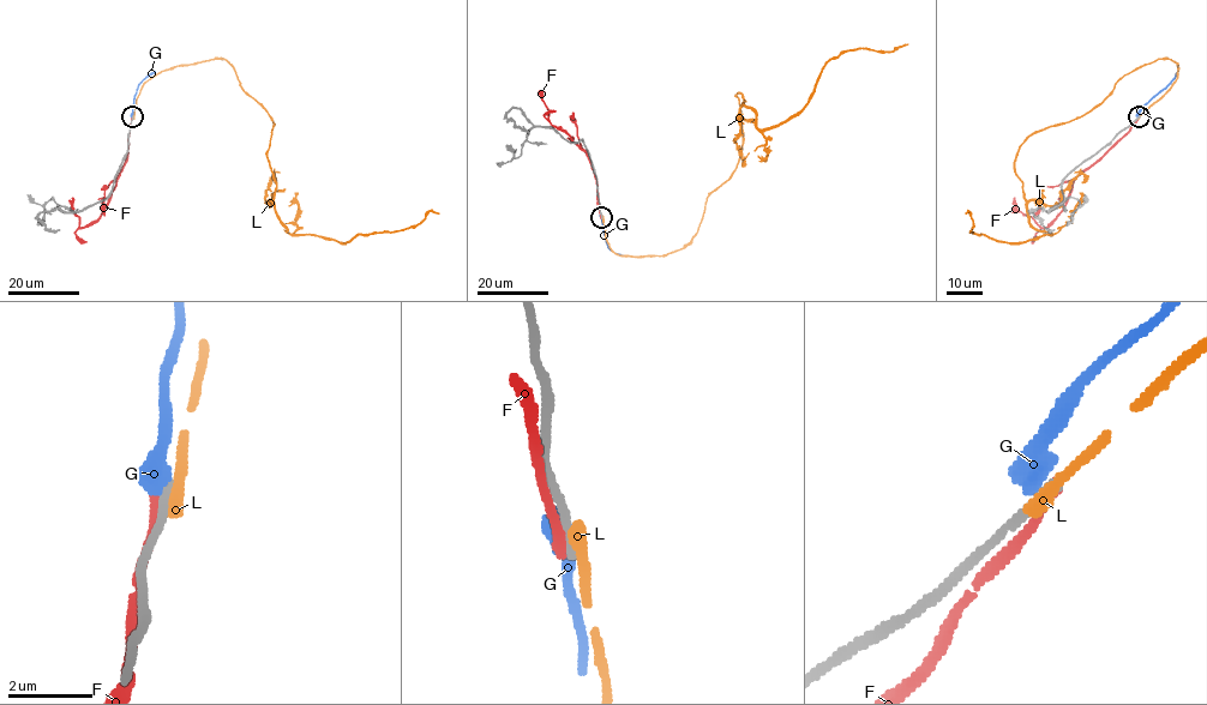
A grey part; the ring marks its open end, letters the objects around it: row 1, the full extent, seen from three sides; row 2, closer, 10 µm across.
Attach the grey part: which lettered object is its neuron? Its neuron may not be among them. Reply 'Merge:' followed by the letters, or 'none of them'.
Merge: none of them

